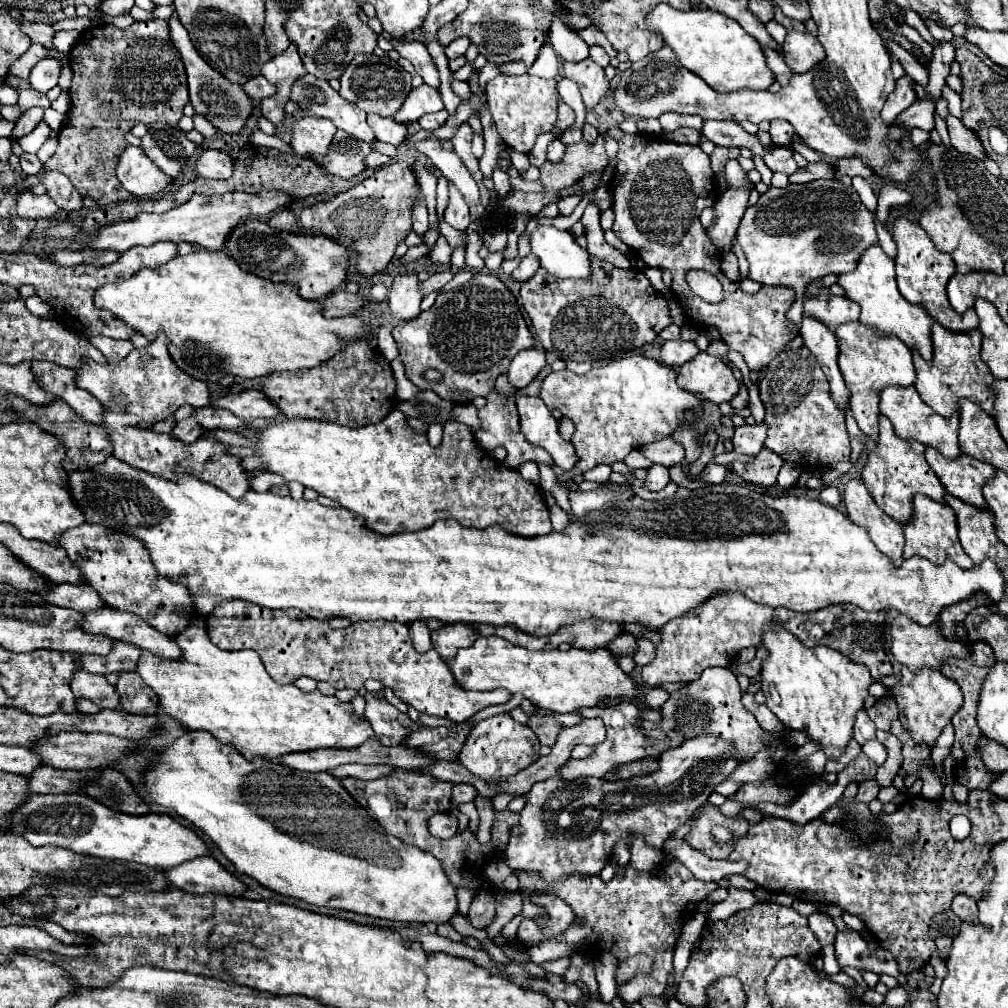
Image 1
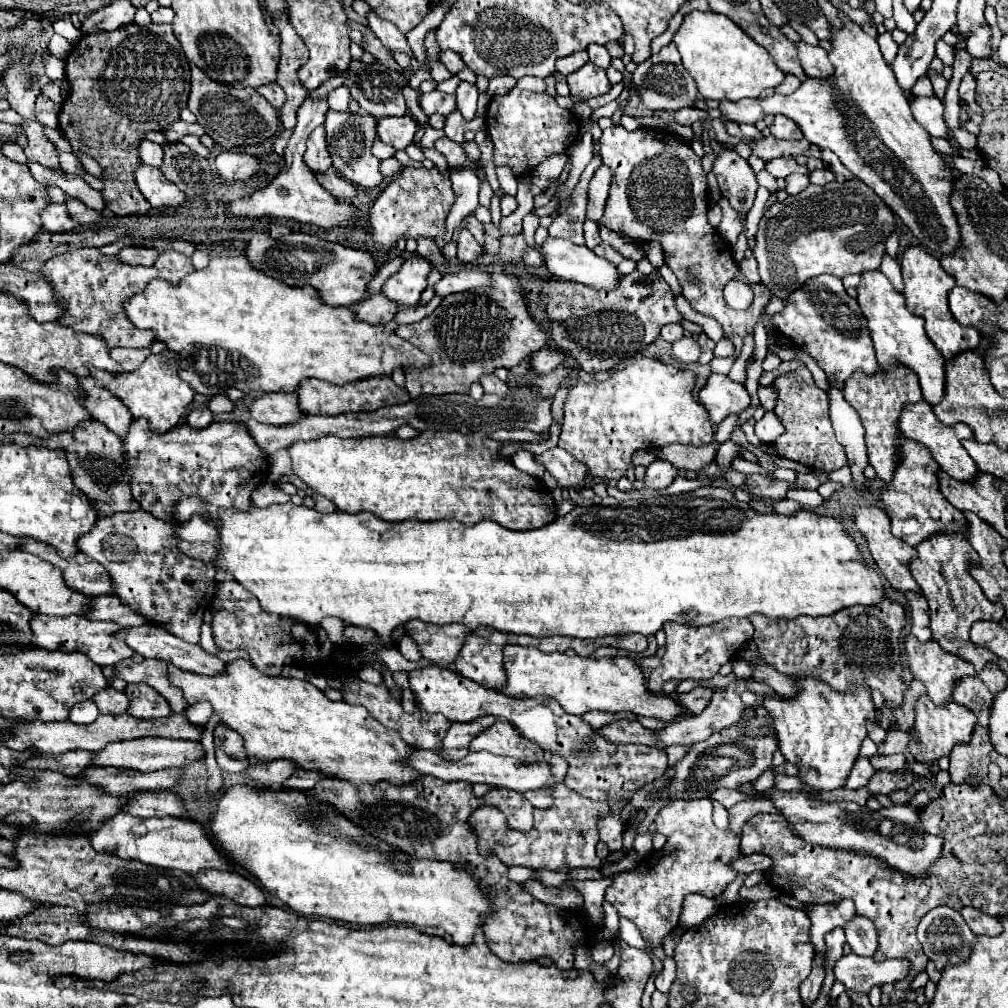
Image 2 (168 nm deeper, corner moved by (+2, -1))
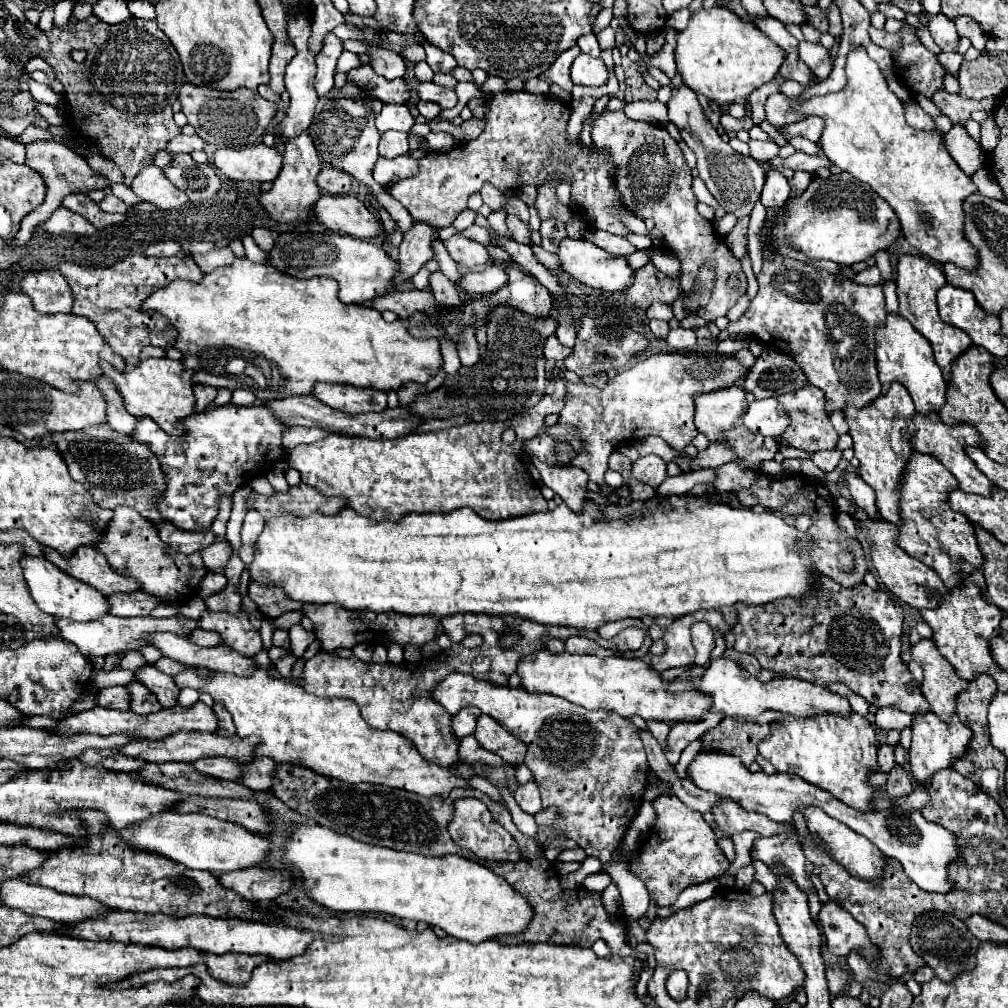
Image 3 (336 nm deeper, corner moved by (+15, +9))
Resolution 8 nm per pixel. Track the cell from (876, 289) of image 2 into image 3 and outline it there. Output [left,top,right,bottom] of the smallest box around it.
[876,315,946,415]

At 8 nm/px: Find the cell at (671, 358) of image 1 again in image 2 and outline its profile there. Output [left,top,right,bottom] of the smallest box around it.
[673,337,701,363]

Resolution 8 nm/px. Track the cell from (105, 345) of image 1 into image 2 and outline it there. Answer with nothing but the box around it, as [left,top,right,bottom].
[109,347,151,371]

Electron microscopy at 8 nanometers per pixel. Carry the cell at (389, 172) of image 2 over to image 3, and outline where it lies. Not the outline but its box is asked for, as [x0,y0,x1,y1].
[374,153,418,185]

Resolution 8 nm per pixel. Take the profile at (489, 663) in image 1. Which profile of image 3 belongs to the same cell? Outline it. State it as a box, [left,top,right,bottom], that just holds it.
[518,649,712,721]

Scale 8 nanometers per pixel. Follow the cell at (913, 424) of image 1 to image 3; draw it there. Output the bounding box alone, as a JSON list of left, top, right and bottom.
[912,415,992,497]

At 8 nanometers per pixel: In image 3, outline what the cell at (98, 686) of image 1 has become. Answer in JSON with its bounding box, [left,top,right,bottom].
[98,687,130,711]

